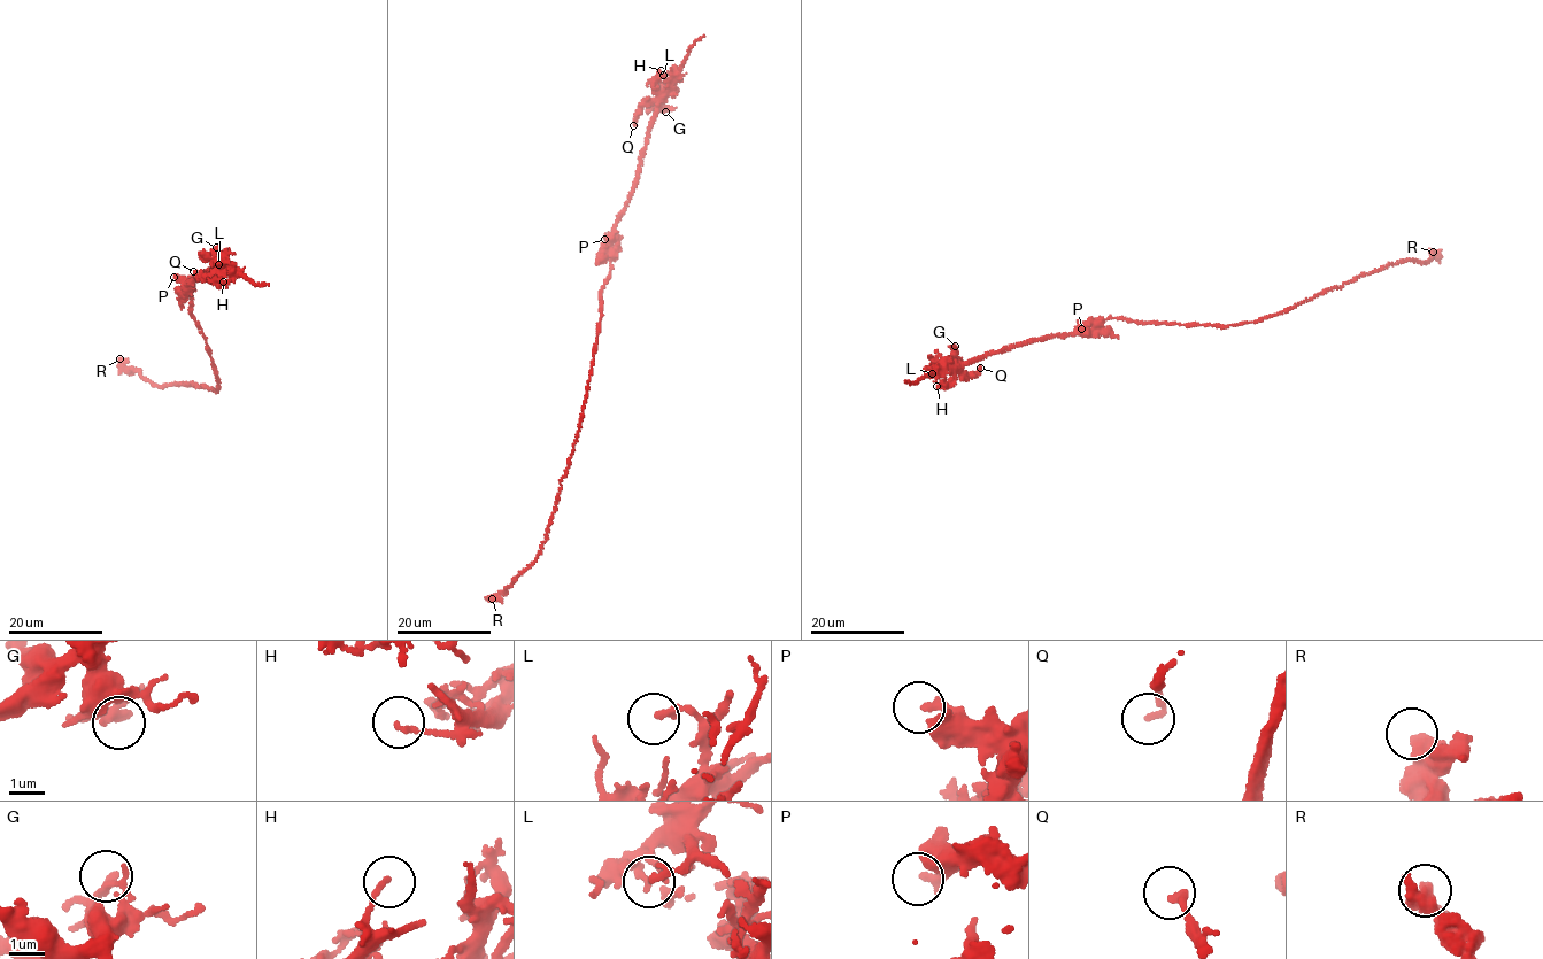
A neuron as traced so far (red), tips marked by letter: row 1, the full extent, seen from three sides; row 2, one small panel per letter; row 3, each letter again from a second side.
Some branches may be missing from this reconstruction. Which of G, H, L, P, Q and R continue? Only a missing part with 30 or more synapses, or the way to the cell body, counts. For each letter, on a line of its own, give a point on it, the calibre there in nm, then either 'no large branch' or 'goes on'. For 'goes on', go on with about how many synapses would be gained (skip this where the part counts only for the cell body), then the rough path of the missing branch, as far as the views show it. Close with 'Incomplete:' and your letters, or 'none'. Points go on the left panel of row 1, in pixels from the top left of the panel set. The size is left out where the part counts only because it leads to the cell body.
G: (216, 247) | 170 nm | no large branch
H: (223, 281) | 130 nm | no large branch
L: (218, 264) | 220 nm | no large branch
P: (174, 277) | 240 nm | no large branch
Q: (193, 271) | 190 nm | no large branch
R: (120, 358) | 420 nm | no large branch
Incomplete: none

